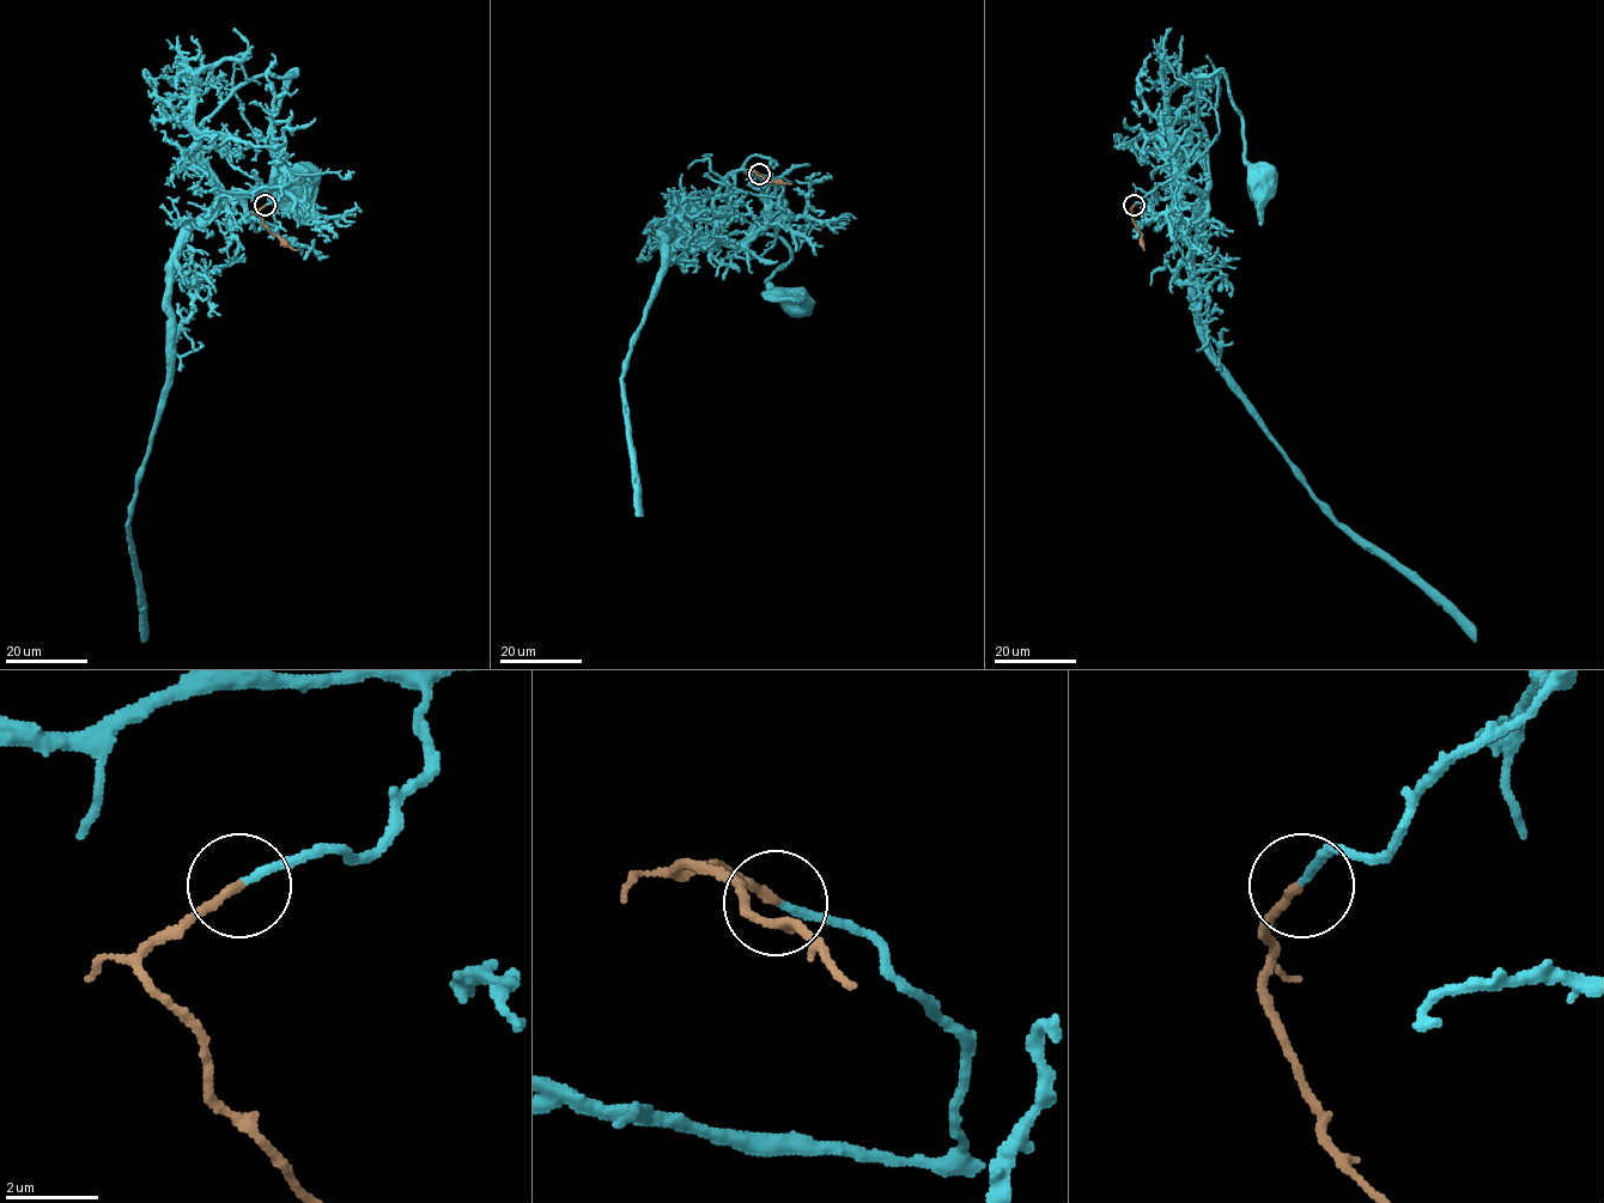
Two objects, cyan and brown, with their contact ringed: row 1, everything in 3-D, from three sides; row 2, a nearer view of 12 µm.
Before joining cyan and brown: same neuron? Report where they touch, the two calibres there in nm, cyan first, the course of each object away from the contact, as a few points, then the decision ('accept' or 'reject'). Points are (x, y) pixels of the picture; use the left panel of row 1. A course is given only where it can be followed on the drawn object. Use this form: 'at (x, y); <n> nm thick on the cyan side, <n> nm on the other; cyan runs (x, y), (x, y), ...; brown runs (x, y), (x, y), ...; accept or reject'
at (265, 205); 160 nm thick on the cyan side, 190 nm on the other; cyan runs (265, 206), (281, 196), (285, 169), (235, 90), (257, 76), (297, 70), (272, 137), (275, 160), (298, 178); brown runs (265, 206), (256, 212), (262, 224), (297, 250); accept

